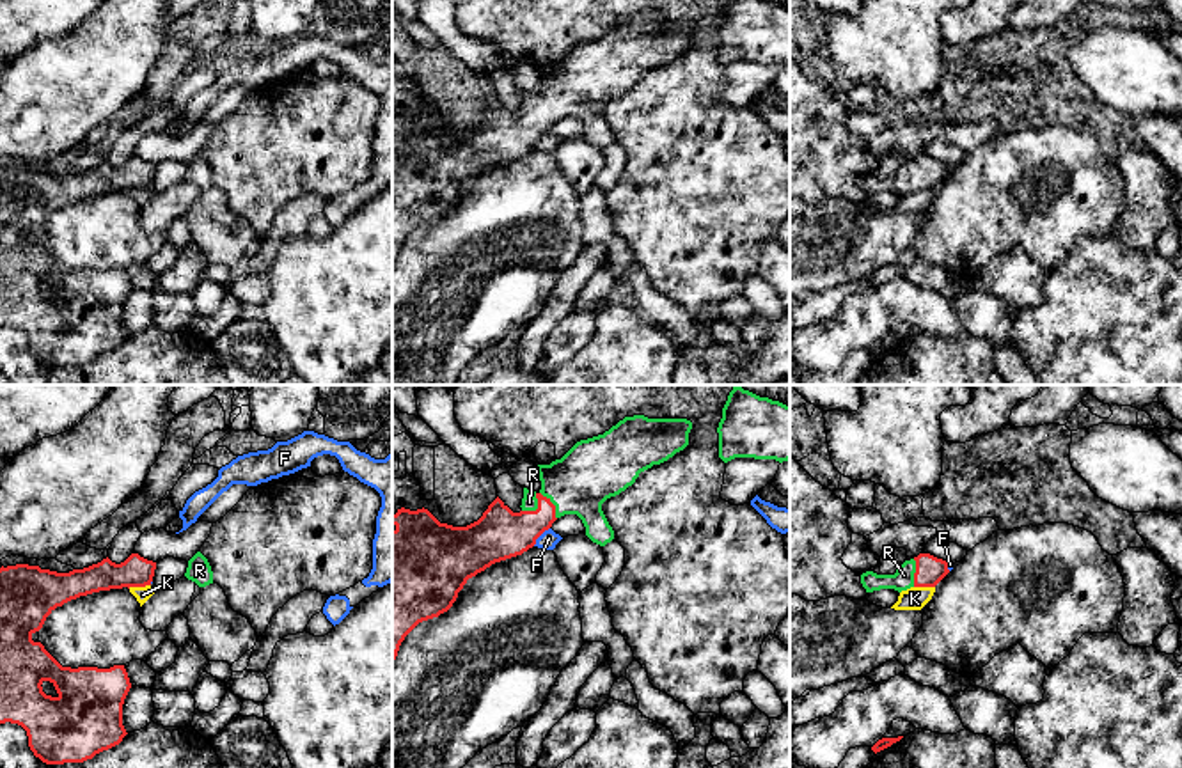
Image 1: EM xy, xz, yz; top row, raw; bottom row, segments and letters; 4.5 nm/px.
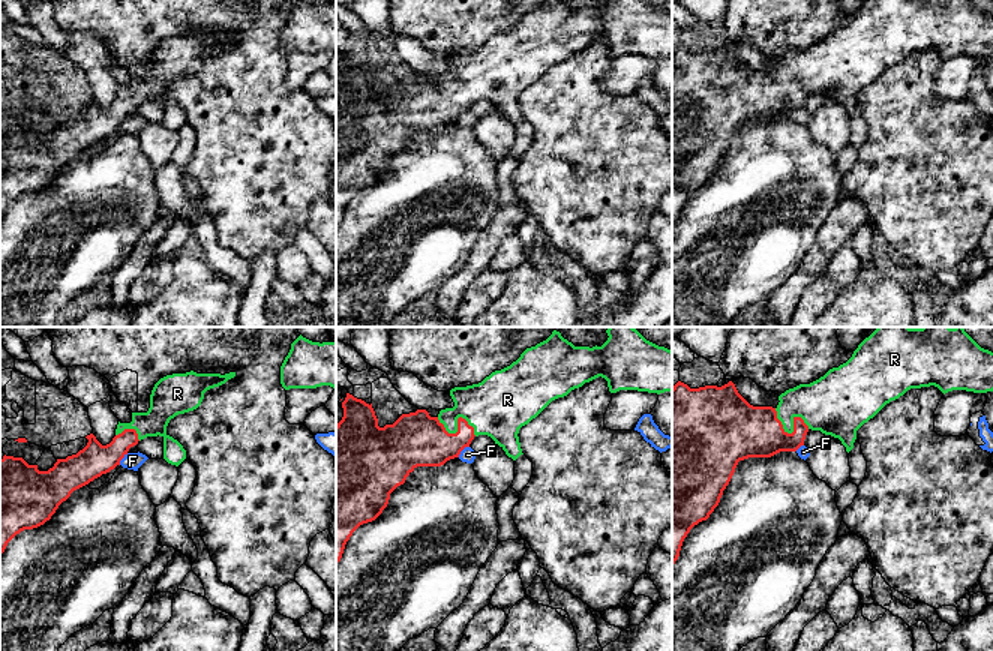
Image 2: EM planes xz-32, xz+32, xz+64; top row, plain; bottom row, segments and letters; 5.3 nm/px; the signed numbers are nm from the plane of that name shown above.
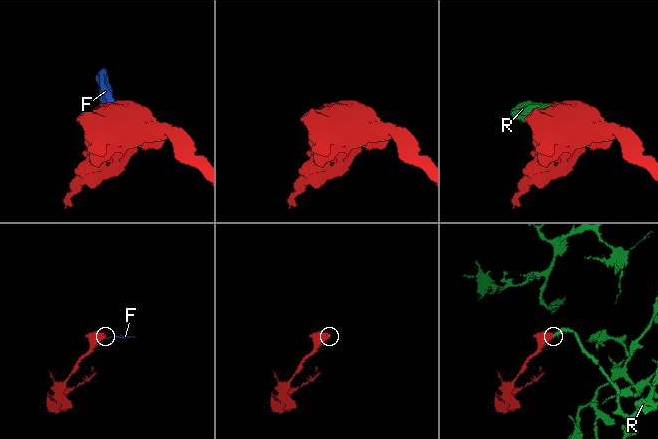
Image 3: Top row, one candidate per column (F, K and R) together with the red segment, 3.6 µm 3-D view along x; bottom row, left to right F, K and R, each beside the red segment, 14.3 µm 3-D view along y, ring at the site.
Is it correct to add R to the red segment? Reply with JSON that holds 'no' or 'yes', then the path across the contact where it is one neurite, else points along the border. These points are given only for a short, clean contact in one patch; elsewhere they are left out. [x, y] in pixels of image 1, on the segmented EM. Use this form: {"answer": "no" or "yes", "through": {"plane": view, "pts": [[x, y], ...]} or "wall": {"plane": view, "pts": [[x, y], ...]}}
{"answer": "yes", "through": {"plane": "xz", "pts": [[499, 534], [512, 534], [538, 508], [529, 502]]}}

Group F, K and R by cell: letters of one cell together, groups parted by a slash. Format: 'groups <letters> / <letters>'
groups F K / R

